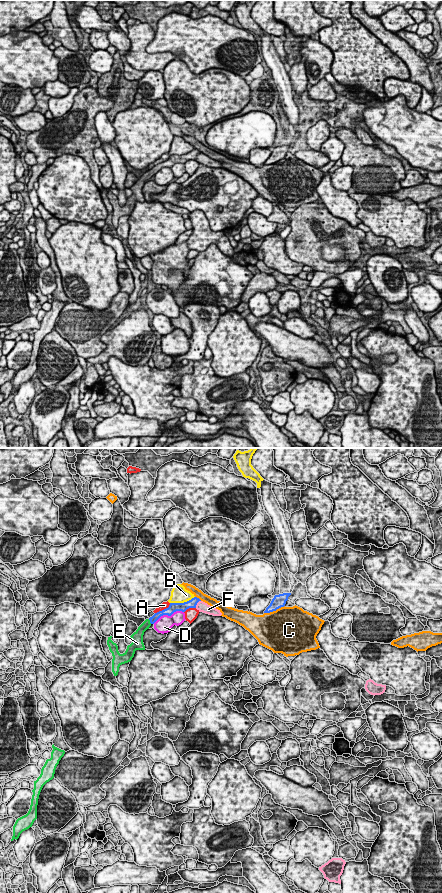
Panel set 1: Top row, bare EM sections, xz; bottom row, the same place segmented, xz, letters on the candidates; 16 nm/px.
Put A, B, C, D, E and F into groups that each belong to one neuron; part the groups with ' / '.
A / B / C / D / E / F

